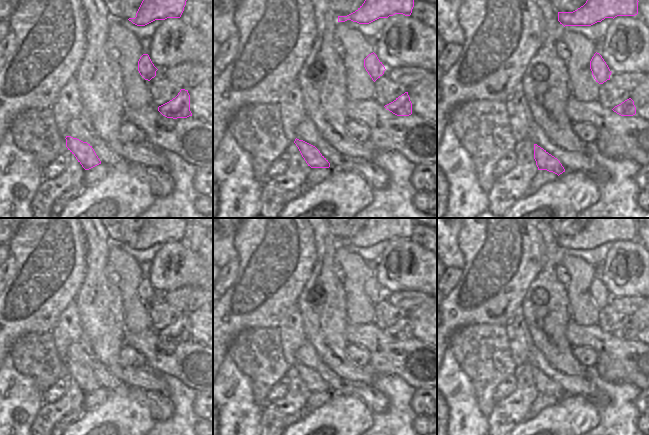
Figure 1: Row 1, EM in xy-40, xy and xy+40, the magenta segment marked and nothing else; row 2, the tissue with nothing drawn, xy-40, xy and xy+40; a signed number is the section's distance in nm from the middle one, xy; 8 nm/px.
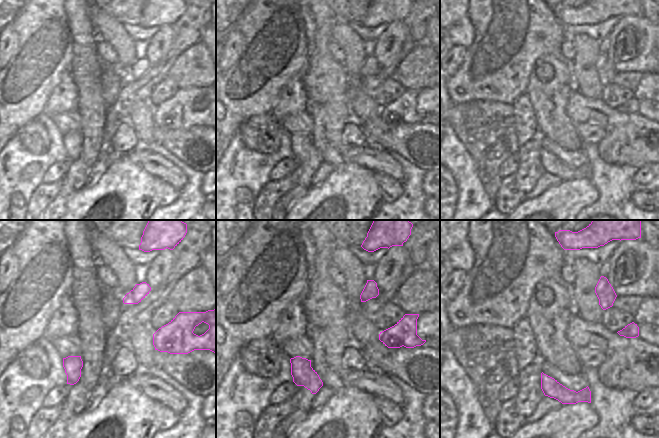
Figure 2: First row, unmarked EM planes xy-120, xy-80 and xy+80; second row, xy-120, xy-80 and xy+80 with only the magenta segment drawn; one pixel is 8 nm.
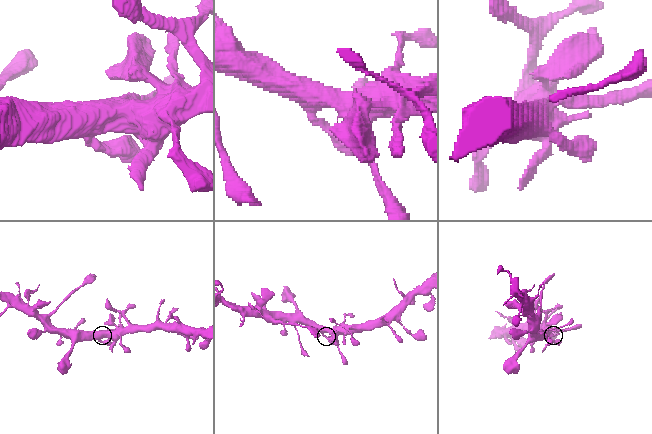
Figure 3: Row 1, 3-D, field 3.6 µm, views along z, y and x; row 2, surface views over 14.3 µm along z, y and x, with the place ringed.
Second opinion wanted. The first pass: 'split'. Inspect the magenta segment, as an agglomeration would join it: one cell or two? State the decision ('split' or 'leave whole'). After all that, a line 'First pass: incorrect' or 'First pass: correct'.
leave whole
First pass: incorrect

